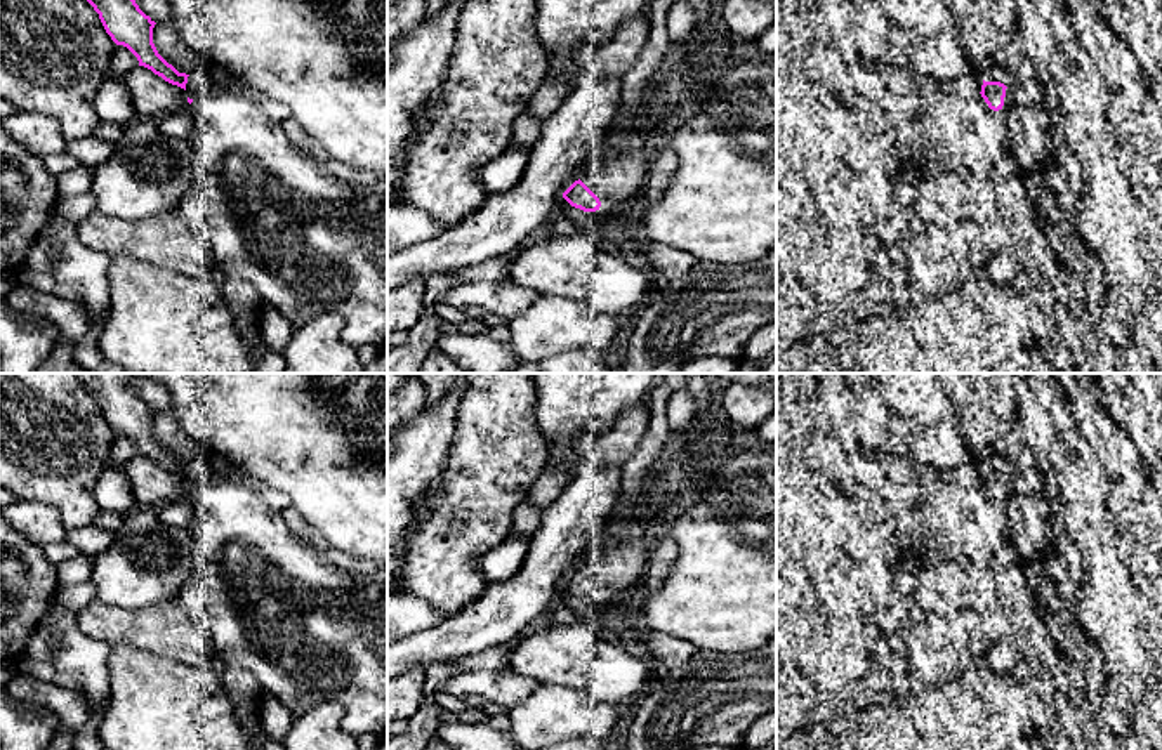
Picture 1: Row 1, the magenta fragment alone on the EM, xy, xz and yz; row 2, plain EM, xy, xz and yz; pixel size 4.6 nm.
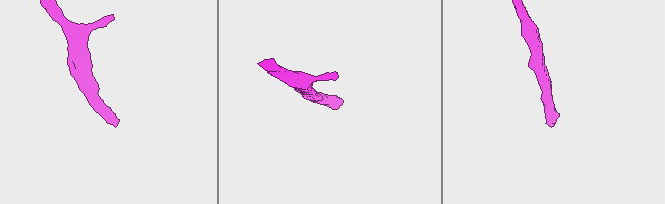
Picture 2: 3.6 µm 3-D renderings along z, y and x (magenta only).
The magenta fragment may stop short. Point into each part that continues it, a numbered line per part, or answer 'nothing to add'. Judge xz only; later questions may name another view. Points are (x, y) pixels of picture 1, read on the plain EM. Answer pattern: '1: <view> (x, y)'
1: xz (619, 563)

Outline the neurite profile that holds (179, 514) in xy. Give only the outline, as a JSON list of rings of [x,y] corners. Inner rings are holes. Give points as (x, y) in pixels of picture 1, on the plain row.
[[[188,491],[181,498],[158,509],[156,512],[163,524],[177,530],[189,530],[195,517],[193,497]]]

